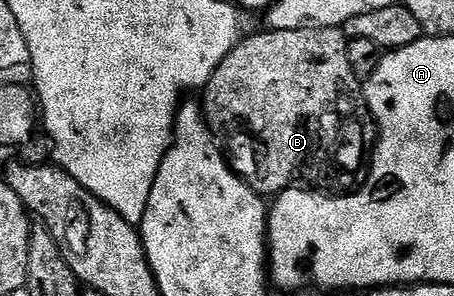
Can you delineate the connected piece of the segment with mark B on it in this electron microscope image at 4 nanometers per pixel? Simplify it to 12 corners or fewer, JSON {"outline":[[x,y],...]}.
{"outline":[[340,28],[245,35],[202,96],[272,198],[369,157]]}

